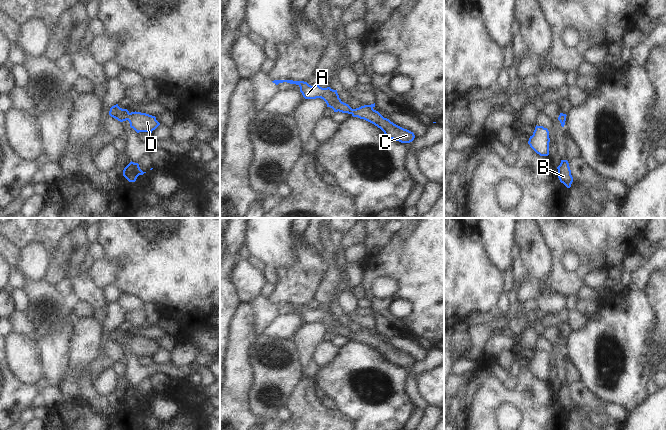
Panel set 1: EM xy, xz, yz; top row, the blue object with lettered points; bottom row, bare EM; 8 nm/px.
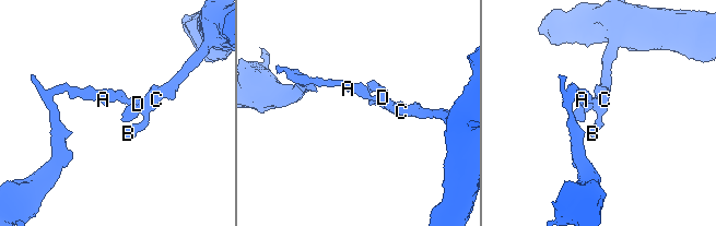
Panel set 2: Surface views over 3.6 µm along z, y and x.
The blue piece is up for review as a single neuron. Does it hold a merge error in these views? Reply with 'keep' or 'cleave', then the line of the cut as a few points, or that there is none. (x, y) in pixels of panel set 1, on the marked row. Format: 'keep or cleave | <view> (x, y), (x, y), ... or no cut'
keep | no cut

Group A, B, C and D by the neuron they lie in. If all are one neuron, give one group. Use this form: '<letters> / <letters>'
A B C D

